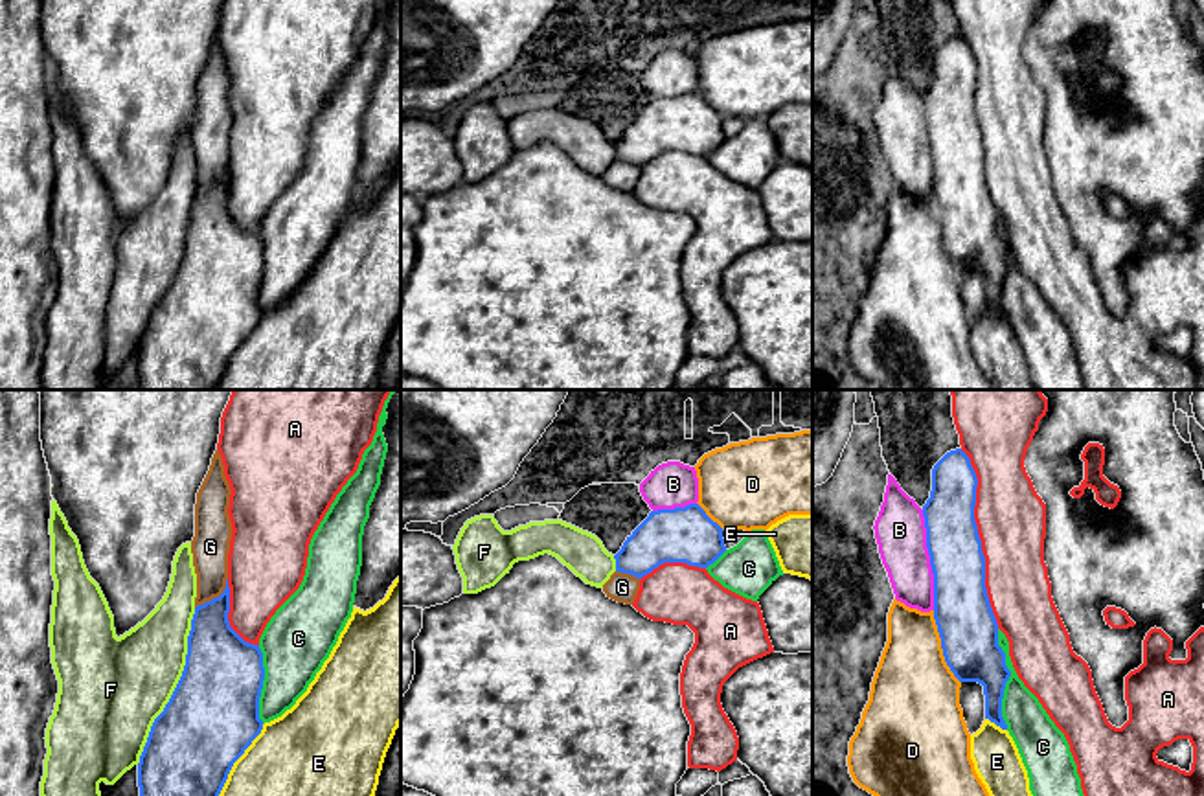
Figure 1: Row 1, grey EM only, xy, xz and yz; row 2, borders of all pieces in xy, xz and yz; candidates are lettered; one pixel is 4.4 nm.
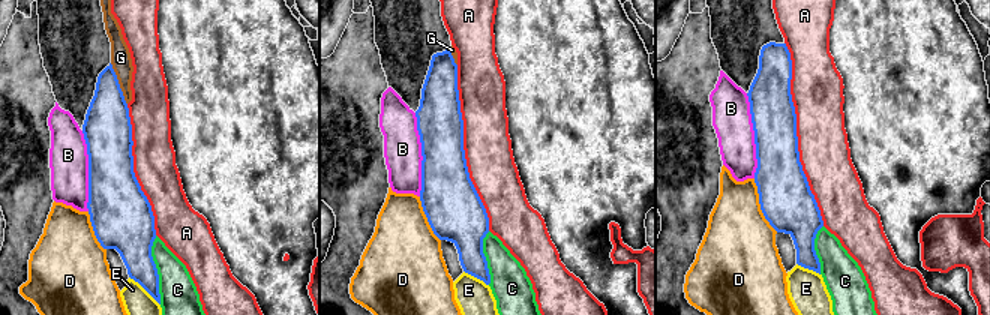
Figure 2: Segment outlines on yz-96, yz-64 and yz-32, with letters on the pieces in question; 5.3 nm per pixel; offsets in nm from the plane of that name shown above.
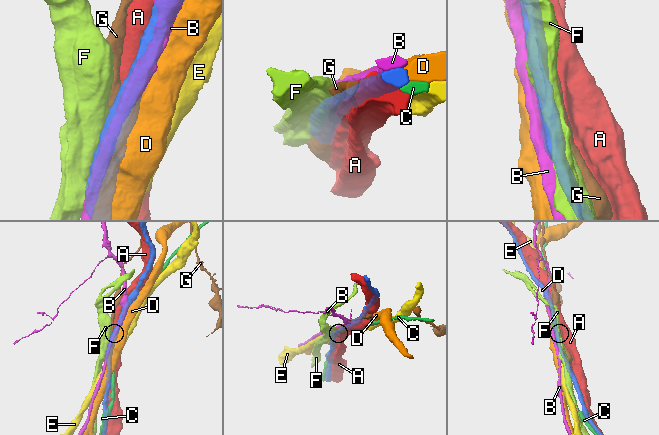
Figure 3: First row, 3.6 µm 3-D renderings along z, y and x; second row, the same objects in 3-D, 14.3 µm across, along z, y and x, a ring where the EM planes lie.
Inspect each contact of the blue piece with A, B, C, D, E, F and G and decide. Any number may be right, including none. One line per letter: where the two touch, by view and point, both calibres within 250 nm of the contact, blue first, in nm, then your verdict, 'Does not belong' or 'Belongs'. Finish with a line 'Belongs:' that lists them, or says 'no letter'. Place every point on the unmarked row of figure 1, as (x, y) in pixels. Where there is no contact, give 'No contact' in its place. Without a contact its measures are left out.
A: Touches blue at yz (978, 127). Thickness 240 nm (blue) against 300 nm. Belongs
B: Touches blue at yz (931, 147). Thickness 240 nm (blue) against 220 nm. Does not belong
C: Touches blue at yz (1008, 267). Thickness 260 nm (blue) against 190 nm. Does not belong
D: Touches blue at yz (942, 236). Thickness 260 nm (blue) against 380 nm. Does not belong
E: Touches blue at xy (234, 350). Thickness 400 nm (blue) against 480 nm. Does not belong
F: Touches blue at xy (177, 274). Thickness 400 nm (blue) against 420 nm. Does not belong
G: Touches blue at xy (215, 186). Thickness 260 nm (blue) against 170 nm. Does not belong
Belongs: A

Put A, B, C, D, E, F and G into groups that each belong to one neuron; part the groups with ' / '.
A / B / C / D / E / F / G

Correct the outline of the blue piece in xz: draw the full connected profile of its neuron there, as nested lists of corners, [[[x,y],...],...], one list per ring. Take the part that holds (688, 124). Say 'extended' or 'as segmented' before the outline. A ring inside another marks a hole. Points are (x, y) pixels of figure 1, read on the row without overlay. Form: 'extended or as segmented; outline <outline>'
extended; outline [[[699,92],[658,97],[649,101],[614,143],[616,160],[640,167],[640,178],[632,191],[638,200],[653,210],[687,213],[695,221],[695,232],[686,243],[680,261],[682,296],[691,313],[687,355],[717,360],[737,349],[739,338],[737,320],[721,292],[722,274],[739,256],[774,241],[759,191],[724,176],[706,158],[726,140],[722,119]]]

